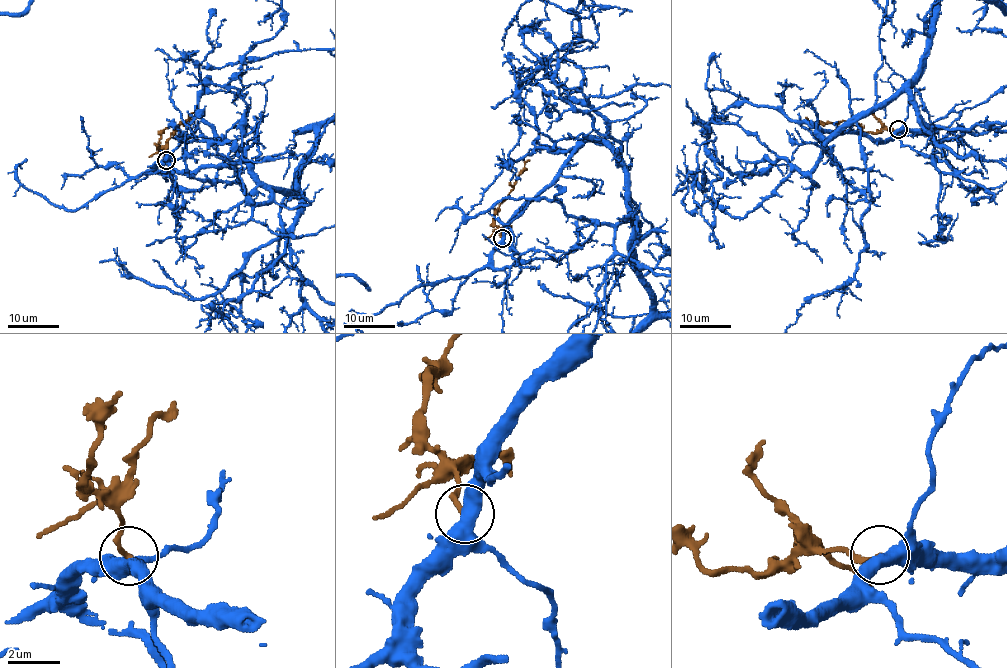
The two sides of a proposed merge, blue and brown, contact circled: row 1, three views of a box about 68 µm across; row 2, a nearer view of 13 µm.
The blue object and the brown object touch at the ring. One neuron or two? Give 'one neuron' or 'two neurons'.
two neurons

